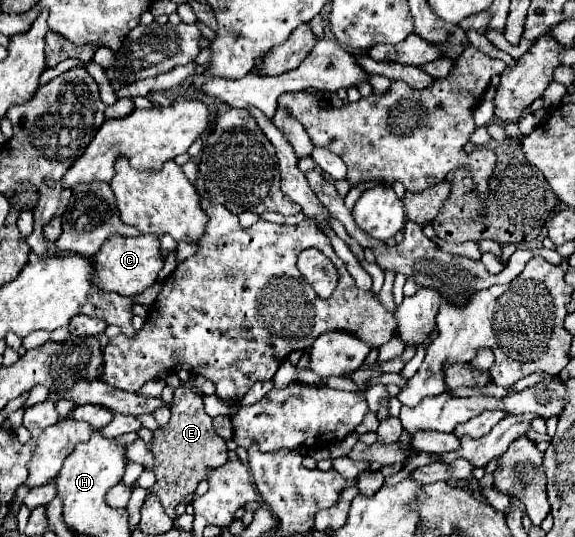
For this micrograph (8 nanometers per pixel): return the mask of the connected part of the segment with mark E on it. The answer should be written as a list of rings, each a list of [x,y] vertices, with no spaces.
[[[176,388],[170,410],[170,422],[154,432],[154,442],[150,446],[156,458],[152,468],[152,472],[156,474],[156,484],[150,488],[150,492],[160,498],[166,514],[174,520],[176,506],[196,490],[200,480],[206,480],[206,472],[228,462],[228,448],[226,440],[214,432],[212,418],[204,412],[202,396],[194,394],[188,388]]]

